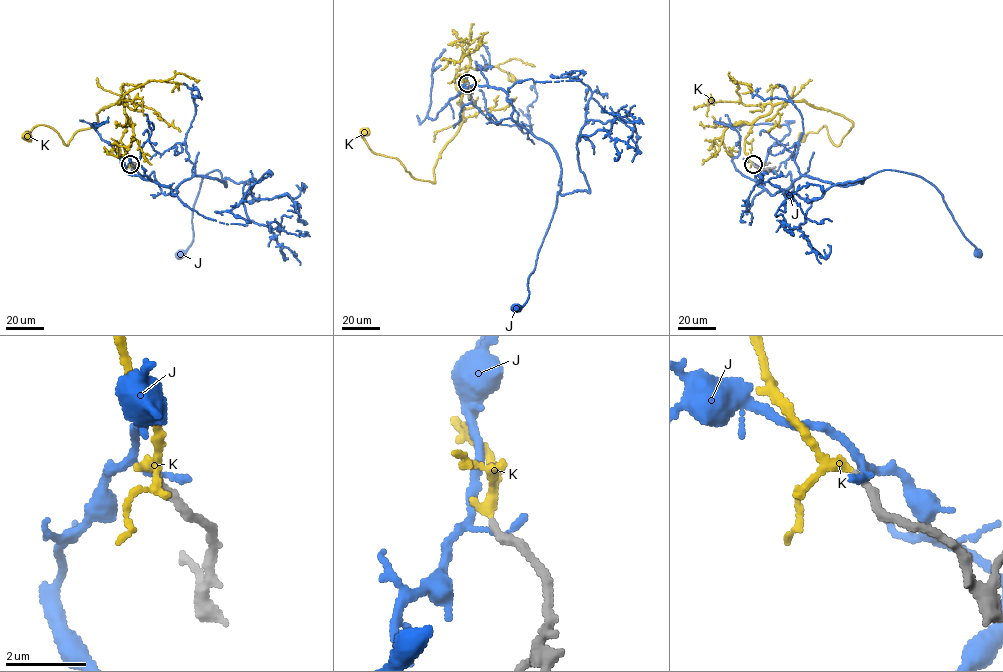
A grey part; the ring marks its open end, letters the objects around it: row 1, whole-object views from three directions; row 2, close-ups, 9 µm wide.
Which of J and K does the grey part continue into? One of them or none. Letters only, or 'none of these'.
K

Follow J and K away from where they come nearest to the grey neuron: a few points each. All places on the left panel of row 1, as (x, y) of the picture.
J: (131, 164), (129, 174), (172, 195), (195, 176), (226, 181), (218, 170), (203, 178), (193, 240), (180, 254)
K: (130, 164), (121, 141), (125, 100), (99, 111), (97, 123), (77, 130), (67, 145), (43, 125), (27, 136)

